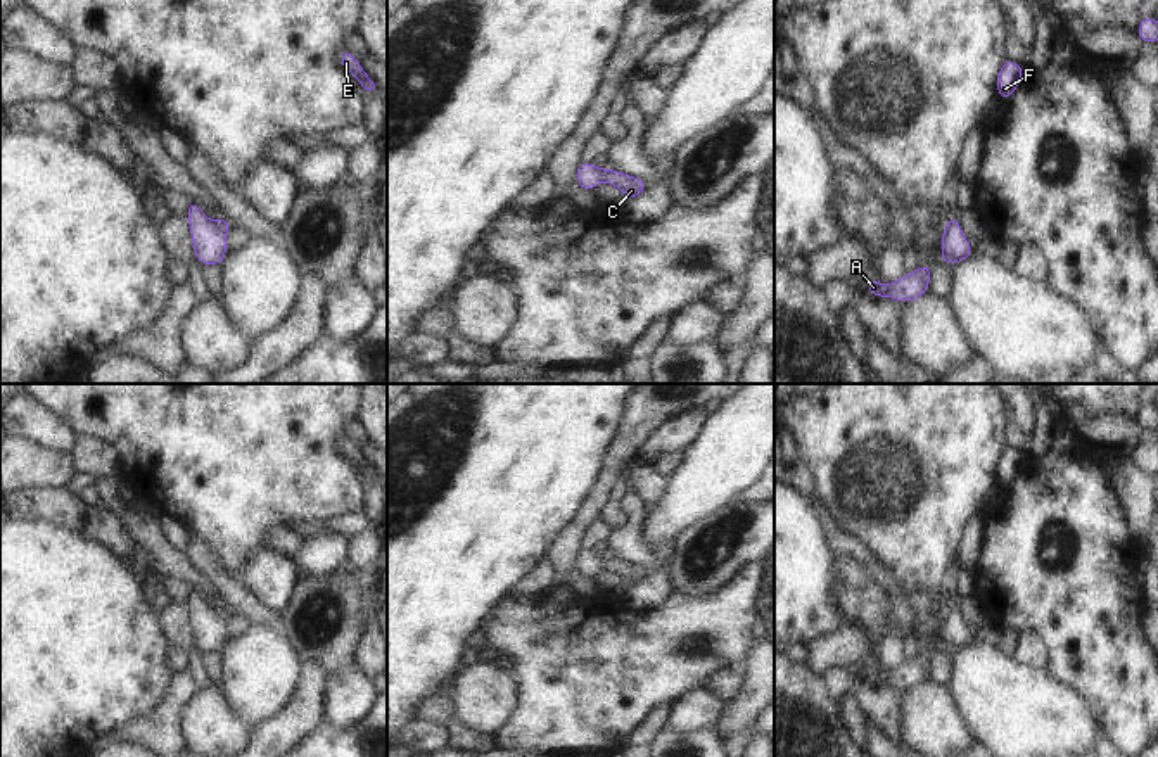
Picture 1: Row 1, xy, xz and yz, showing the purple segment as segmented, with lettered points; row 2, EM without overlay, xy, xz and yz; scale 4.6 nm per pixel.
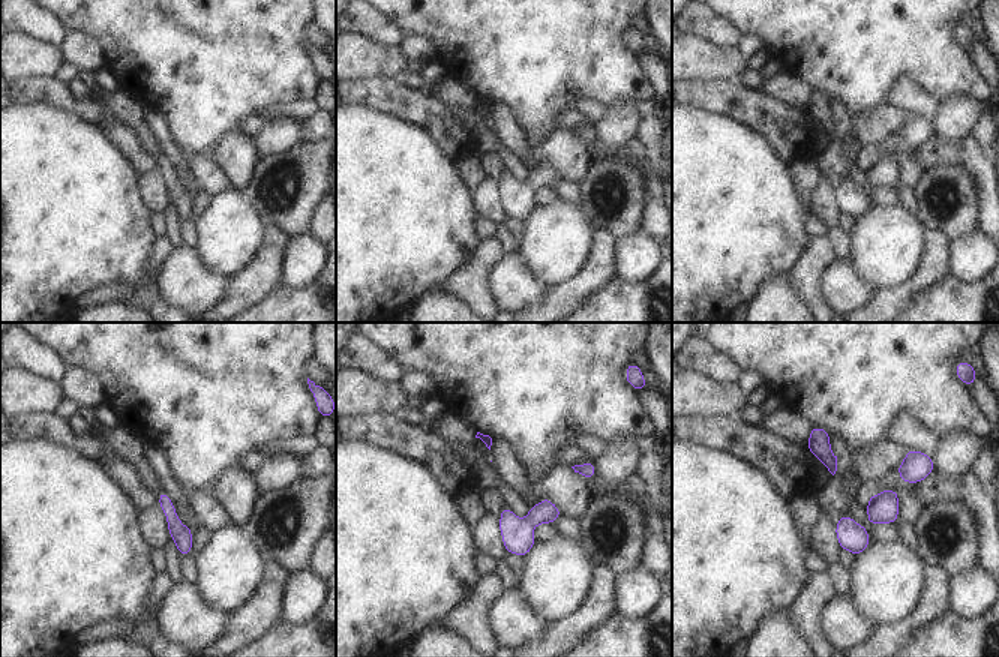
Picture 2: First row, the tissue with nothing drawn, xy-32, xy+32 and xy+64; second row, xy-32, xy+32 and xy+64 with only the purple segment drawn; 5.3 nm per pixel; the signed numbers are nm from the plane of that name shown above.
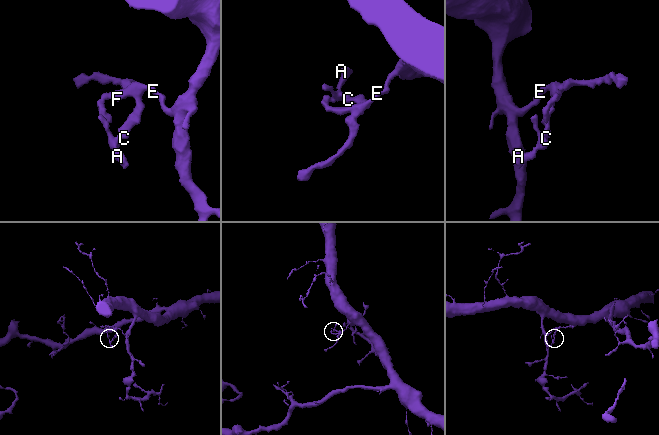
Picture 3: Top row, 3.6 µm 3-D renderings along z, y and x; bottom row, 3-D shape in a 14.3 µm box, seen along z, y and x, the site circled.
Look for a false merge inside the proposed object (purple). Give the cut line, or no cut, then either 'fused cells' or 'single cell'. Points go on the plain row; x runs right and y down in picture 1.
no cut | single cell

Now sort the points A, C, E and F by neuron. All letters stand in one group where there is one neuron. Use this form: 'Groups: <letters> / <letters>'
Groups: A C E F.

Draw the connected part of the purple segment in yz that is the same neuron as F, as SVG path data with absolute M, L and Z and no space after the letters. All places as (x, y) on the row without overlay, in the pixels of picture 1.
M1009 446L1002 449L999 461L996 465L999 486L1008 487L1016 479L1023 460L1025 455L1020 453L1018 449L1013 449Z

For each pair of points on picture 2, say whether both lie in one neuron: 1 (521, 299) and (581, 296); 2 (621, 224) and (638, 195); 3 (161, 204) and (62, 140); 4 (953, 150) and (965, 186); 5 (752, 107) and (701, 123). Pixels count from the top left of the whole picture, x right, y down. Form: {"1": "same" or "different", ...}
{"1": "different", "2": "same", "3": "different", "4": "different", "5": "different"}

